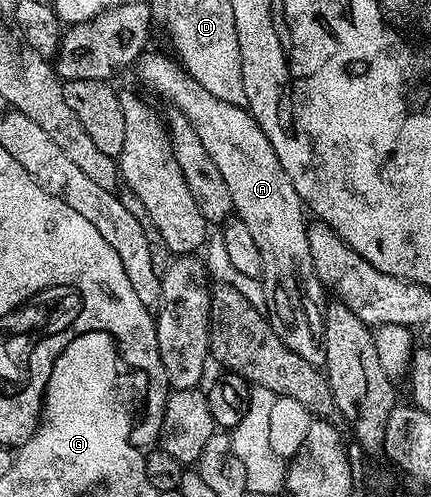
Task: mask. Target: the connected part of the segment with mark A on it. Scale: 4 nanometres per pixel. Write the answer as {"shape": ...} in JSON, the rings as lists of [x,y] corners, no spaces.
{"shape":[[[144,51],[137,61],[139,76],[165,99],[172,100],[170,103],[189,118],[193,130],[197,130],[197,138],[201,138],[201,146],[205,146],[205,154],[209,154],[217,170],[221,170],[234,215],[249,226],[249,234],[253,234],[253,242],[257,242],[263,267],[261,283],[267,299],[265,315],[277,338],[281,338],[293,354],[301,354],[305,362],[326,365],[324,313],[321,311],[325,289],[313,270],[313,254],[309,254],[308,221],[303,220],[305,205],[297,190],[293,190],[293,182],[289,182],[281,158],[277,158],[269,138],[265,138],[265,130],[261,130],[246,108],[221,102],[221,98],[209,94],[201,82],[193,79],[178,59],[170,60],[163,52],[151,51]]]}

